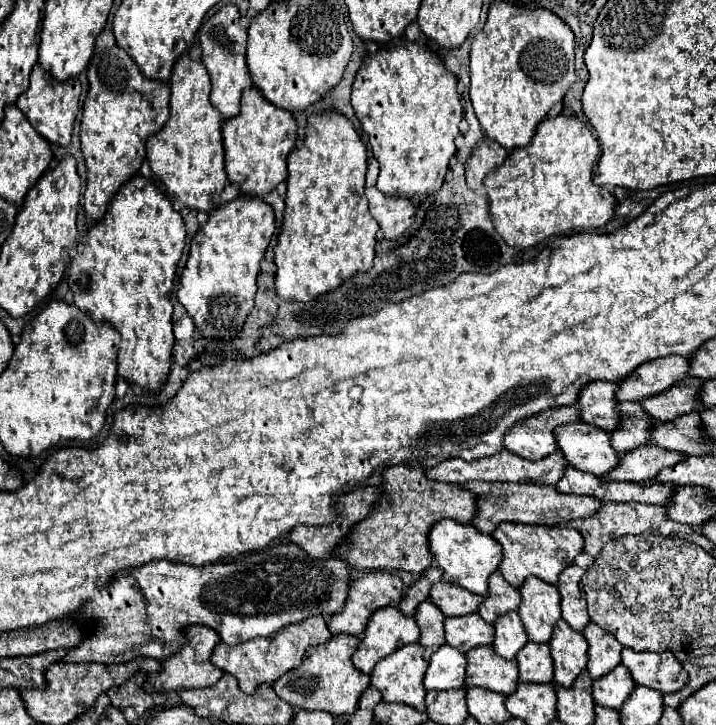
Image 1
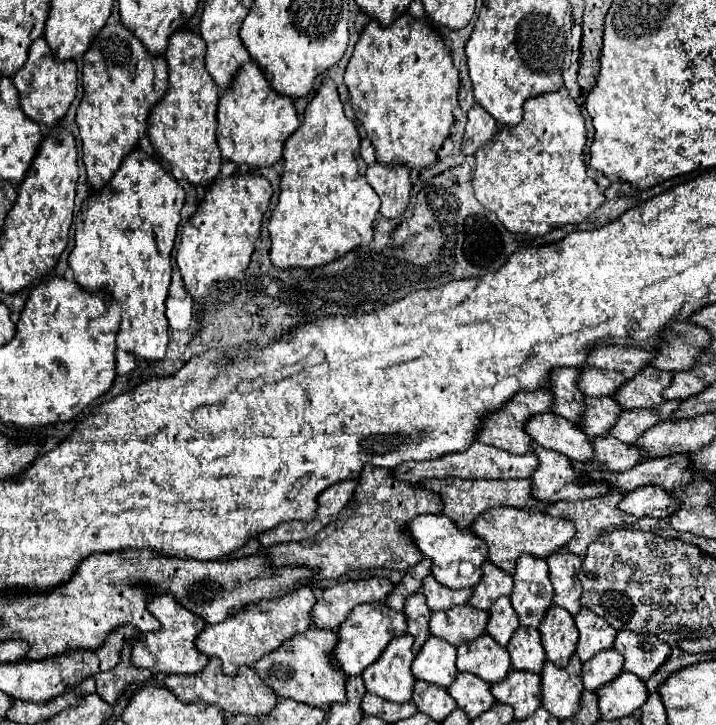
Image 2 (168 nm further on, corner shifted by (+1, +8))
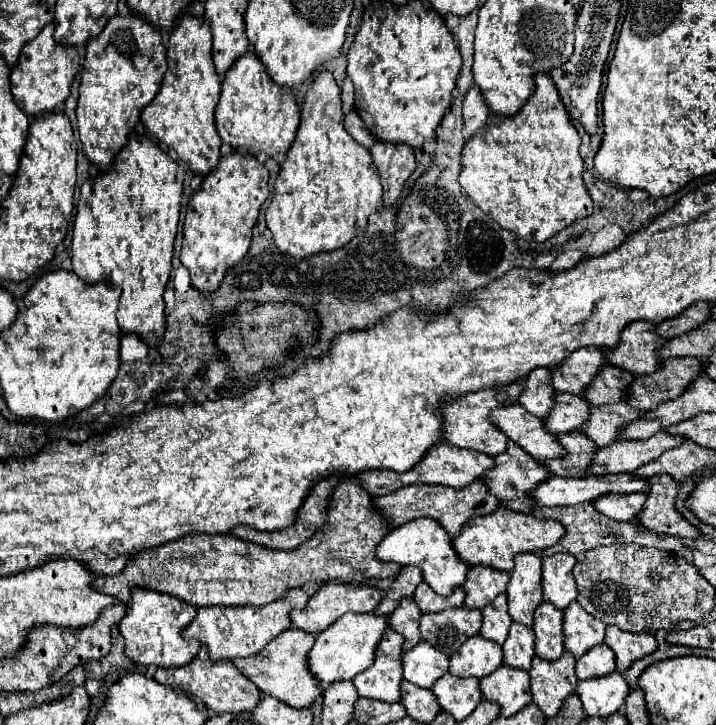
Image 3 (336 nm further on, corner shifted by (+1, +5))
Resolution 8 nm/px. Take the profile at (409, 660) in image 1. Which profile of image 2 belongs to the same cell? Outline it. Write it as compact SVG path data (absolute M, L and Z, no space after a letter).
M407 633L393 639L381 657L363 671L361 677L367 691L395 703L411 701L415 687L415 675L411 671L413 659L413 637Z

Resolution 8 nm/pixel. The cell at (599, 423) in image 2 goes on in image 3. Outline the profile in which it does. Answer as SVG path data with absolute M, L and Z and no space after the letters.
M557 392L553 400L555 406L543 420L547 432L565 434L571 430L579 430L585 424L585 418L589 418L589 402L585 402L585 398Z

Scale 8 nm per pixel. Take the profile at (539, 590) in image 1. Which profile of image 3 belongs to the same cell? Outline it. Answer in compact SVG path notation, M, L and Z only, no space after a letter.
M535 552L515 554L515 568L507 586L509 616L513 622L531 626L533 612L543 602L541 556Z

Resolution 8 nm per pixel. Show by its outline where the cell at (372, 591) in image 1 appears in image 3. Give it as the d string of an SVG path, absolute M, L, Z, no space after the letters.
M323 582L317 592L309 598L307 606L303 610L291 610L289 618L291 624L303 632L319 634L325 628L329 628L335 620L339 620L347 612L373 612L377 604L381 602L381 592L375 586L349 586L349 584L335 584L335 582Z

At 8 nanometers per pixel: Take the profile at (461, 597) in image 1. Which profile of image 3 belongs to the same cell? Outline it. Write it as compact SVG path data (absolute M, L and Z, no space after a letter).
M421 582L413 594L413 600L421 612L441 612L445 608L463 606L463 598L465 598L465 592L461 586L455 588L451 596L439 596L425 582Z

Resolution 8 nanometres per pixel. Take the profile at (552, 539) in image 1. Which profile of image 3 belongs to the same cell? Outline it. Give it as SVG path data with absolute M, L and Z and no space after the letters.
M501 506L487 516L471 518L463 526L459 536L451 540L451 546L459 556L459 560L463 560L469 566L485 564L489 568L511 572L513 556L517 552L539 552L543 548L549 548L559 542L561 534L563 534L563 526L555 520L539 520L533 514L523 514L523 512L515 512Z

